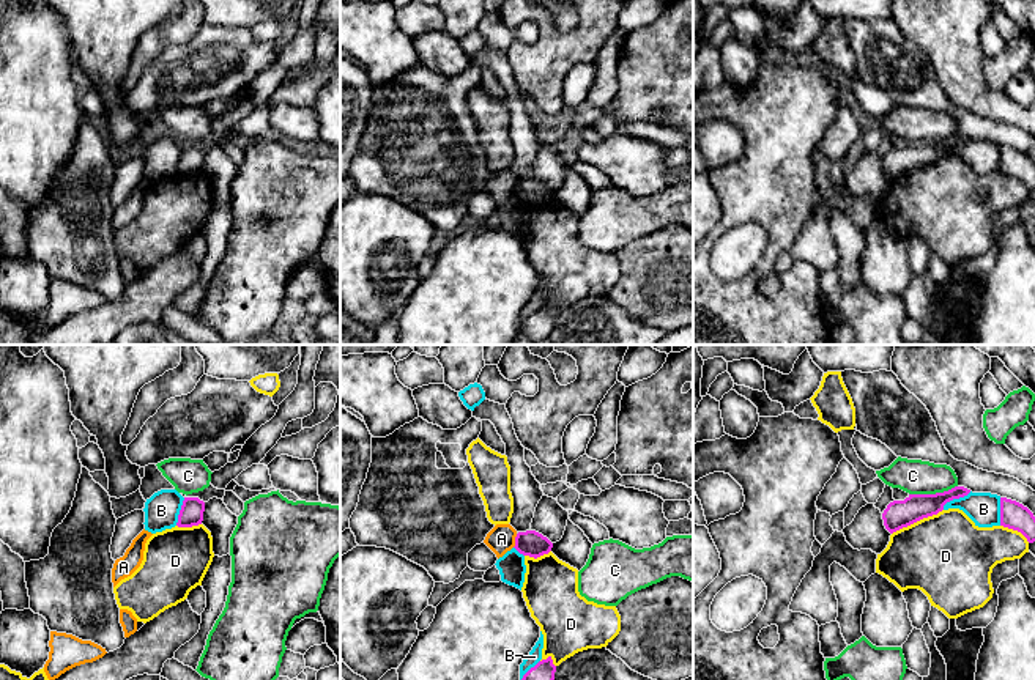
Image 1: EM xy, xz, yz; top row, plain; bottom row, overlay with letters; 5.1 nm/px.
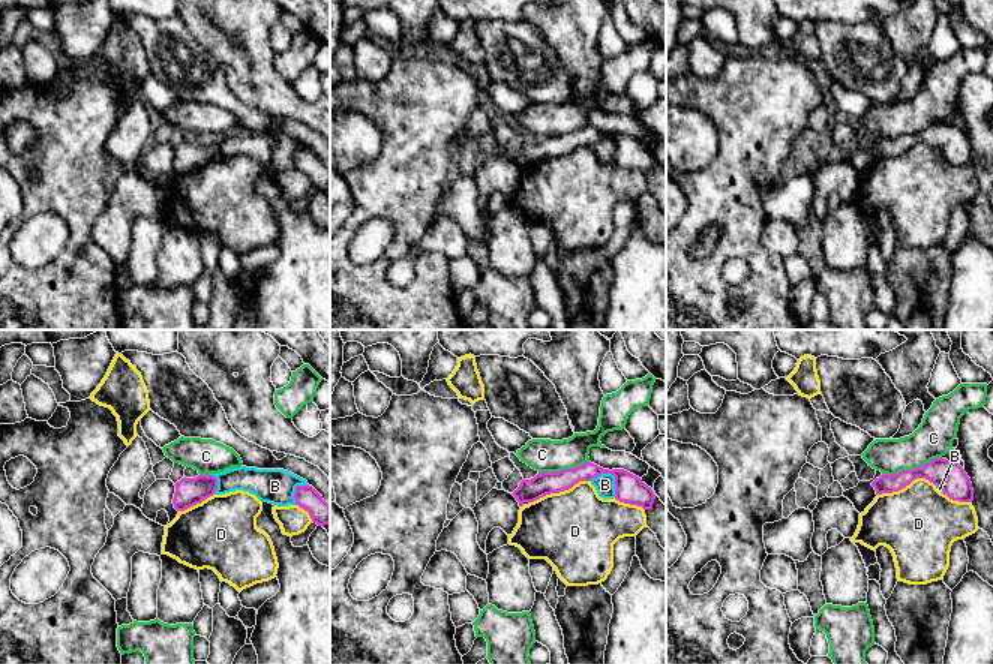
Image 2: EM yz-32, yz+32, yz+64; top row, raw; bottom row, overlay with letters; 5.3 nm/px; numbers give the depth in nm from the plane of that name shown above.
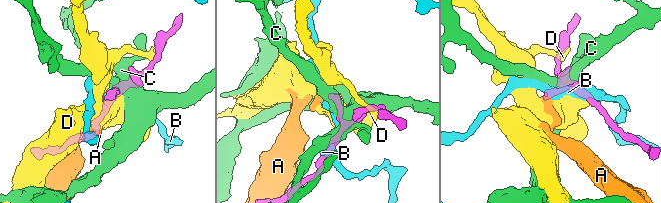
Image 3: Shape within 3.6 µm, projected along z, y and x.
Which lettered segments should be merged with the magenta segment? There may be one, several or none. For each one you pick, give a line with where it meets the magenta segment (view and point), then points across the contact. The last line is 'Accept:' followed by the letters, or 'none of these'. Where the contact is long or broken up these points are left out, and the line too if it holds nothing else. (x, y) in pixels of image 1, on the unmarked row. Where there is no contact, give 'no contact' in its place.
Accept: none of these

